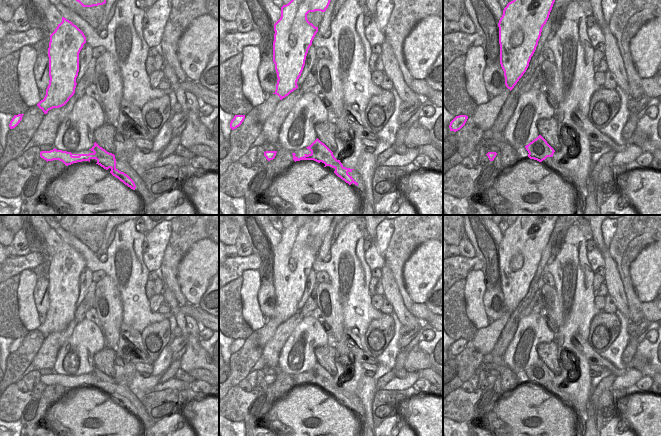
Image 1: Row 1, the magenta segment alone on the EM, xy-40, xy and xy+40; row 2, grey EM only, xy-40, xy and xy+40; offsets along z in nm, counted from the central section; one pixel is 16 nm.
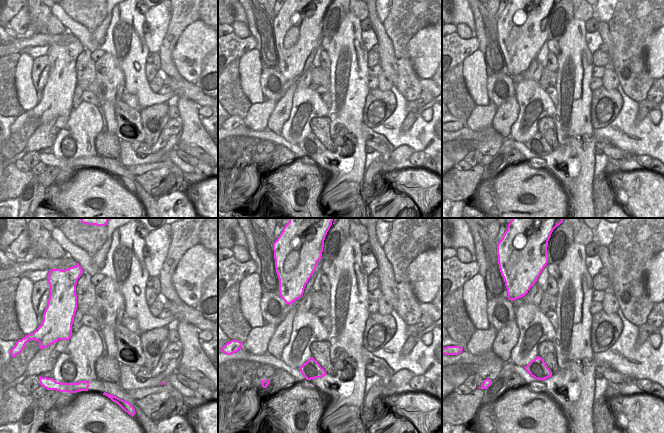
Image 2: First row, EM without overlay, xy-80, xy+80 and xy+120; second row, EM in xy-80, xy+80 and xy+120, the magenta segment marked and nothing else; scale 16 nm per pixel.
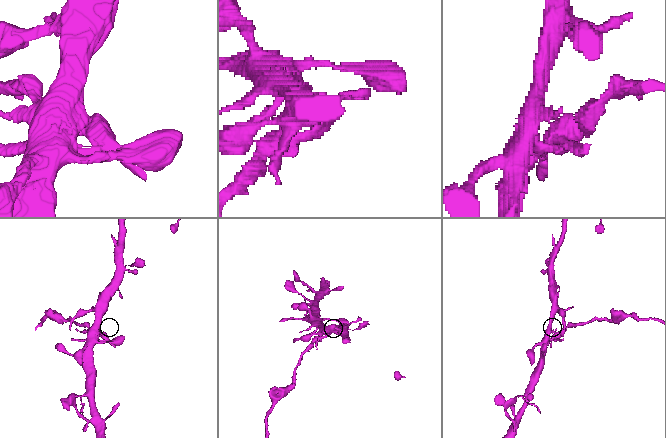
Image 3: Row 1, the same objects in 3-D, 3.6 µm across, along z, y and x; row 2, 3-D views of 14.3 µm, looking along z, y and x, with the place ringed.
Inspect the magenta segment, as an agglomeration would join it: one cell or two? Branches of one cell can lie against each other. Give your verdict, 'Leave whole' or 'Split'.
Split

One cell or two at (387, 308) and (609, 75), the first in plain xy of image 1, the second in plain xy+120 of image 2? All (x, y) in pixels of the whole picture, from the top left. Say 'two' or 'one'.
one

